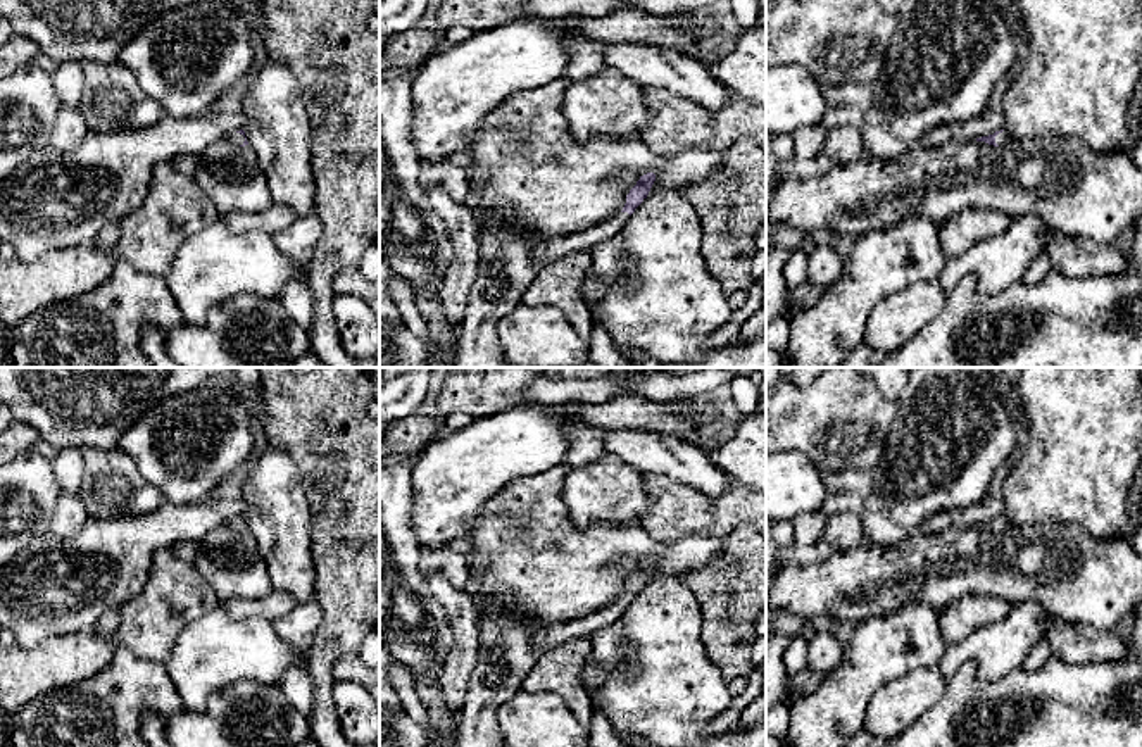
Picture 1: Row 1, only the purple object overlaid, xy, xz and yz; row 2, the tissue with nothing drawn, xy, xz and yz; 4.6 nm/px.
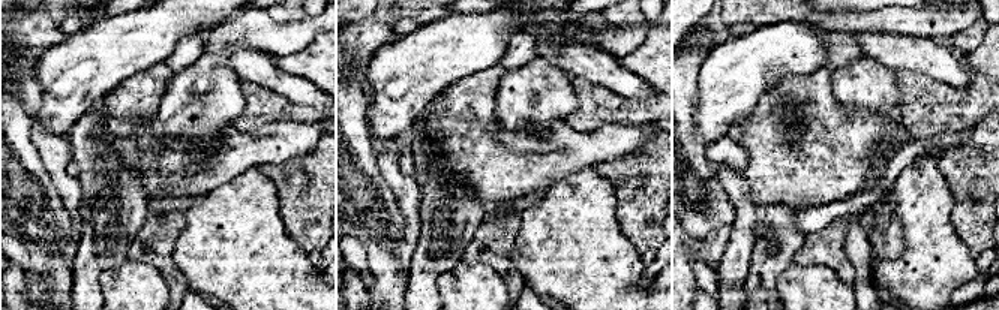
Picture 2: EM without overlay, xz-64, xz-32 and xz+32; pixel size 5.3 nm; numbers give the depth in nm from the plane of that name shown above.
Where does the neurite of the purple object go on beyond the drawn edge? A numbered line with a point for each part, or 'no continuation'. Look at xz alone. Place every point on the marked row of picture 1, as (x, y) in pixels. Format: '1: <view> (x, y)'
1: xz (585, 240)

